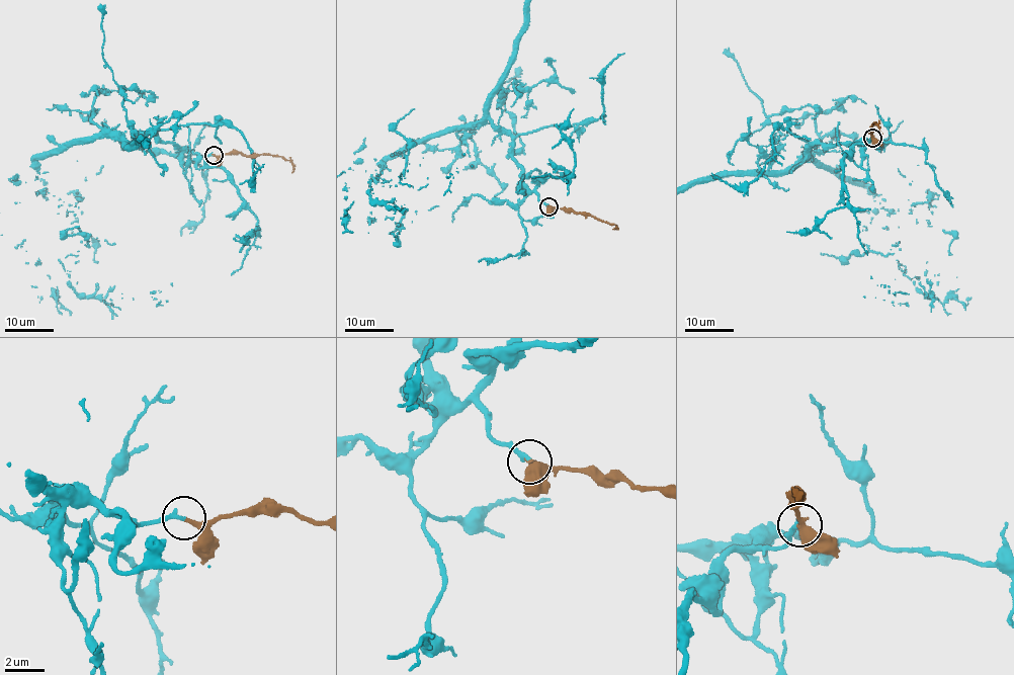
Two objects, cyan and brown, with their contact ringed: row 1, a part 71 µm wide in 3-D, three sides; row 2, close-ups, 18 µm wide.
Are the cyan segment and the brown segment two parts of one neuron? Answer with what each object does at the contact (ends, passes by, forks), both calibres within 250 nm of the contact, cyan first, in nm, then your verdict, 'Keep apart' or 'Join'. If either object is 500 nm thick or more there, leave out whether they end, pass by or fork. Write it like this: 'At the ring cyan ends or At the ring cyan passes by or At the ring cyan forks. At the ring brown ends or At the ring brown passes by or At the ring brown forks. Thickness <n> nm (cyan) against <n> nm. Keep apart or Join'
At the ring cyan ends. At the ring brown ends. Thickness 240 nm (cyan) against 260 nm. Join

